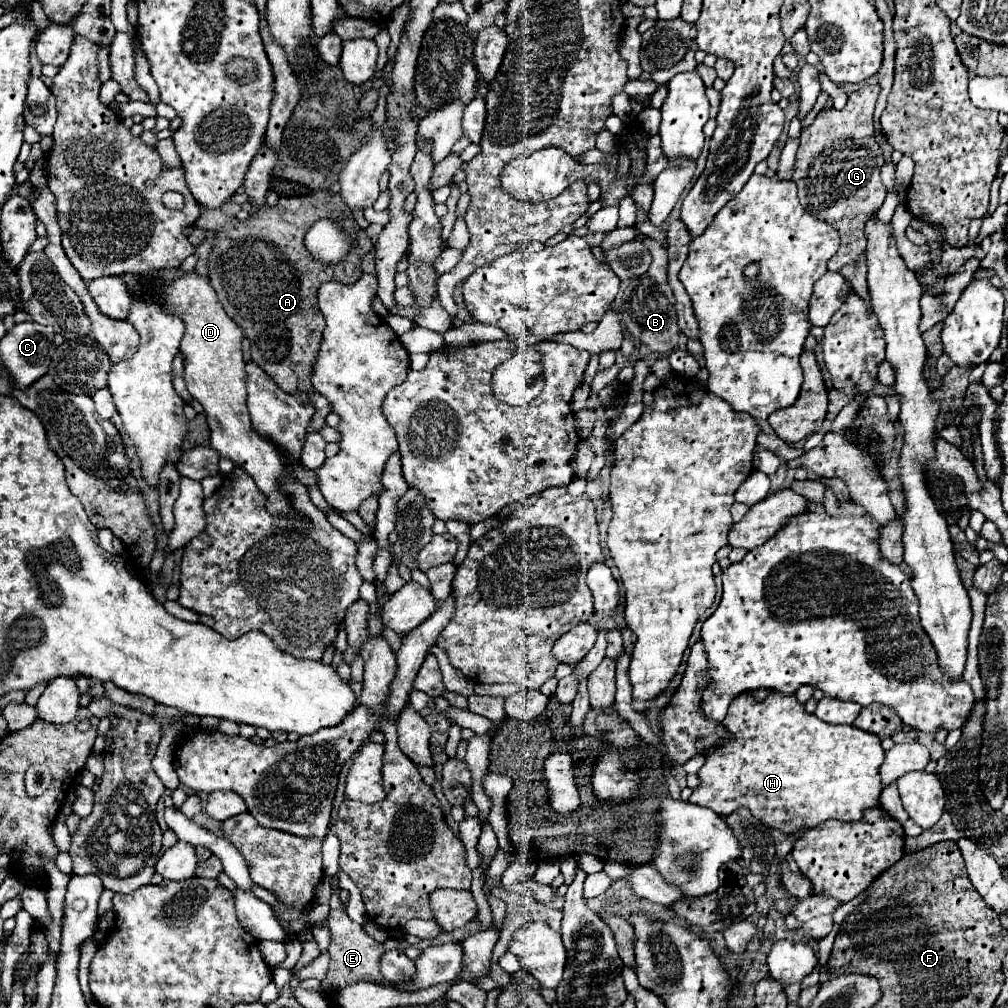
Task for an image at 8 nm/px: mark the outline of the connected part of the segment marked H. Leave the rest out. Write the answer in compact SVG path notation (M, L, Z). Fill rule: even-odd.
M774 691L762 701L754 701L746 693L736 697L730 703L724 727L728 737L708 751L706 763L698 771L700 785L692 791L690 803L708 807L718 815L730 815L738 807L748 807L766 827L778 829L786 837L800 829L812 829L826 819L860 821L864 807L878 805L882 793L878 769L884 761L878 735L860 731L854 725L824 723L816 715L808 715L796 697Z

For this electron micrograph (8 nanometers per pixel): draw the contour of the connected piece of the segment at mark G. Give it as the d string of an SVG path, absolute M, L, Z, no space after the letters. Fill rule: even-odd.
M864 85L848 97L842 111L834 107L822 109L816 121L800 135L800 147L792 173L800 205L810 215L828 221L842 239L838 253L828 261L828 271L838 271L862 255L866 247L864 225L886 199L886 189L880 179L884 157L874 139L874 105L878 95L880 85Z

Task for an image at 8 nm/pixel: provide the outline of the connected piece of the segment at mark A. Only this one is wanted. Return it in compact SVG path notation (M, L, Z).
M318 189L310 195L280 197L278 205L262 205L246 221L226 215L224 211L206 211L202 207L200 219L194 227L212 231L216 241L208 255L208 277L226 313L244 329L250 339L252 361L262 367L282 391L308 391L315 408L310 431L326 427L326 415L332 411L326 401L312 387L312 365L316 361L322 331L326 327L316 303L316 293L326 281L356 283L362 277L360 259L372 251L372 239L358 227L354 219L348 219L344 231L354 235L354 245L348 251L348 259L338 263L320 263L304 247L304 235L308 229L324 219L340 215L344 201L330 189Z

